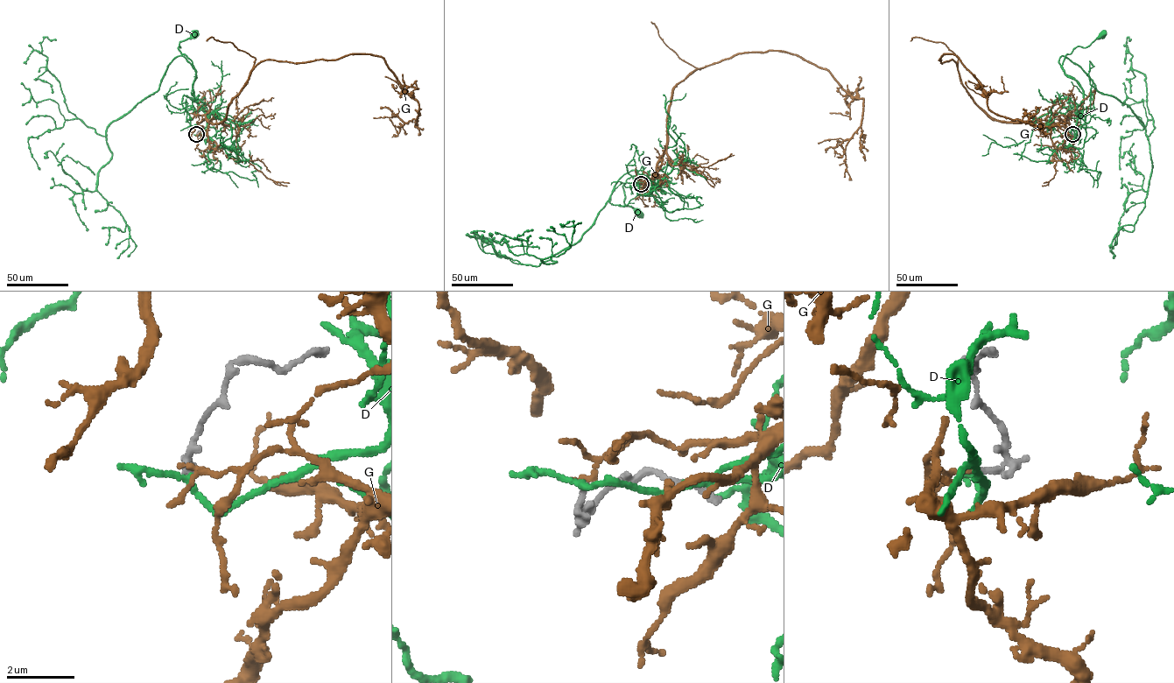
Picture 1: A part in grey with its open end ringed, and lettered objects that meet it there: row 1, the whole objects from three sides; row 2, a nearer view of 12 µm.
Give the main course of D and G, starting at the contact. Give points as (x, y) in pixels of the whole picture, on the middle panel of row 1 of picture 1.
D: (641, 182), (648, 182), (651, 187), (649, 193), (638, 193), (638, 173), (622, 186), (624, 203), (638, 214)
G: (641, 182), (664, 151), (672, 88), (694, 70), (768, 51), (825, 68), (863, 99), (845, 151), (852, 180)

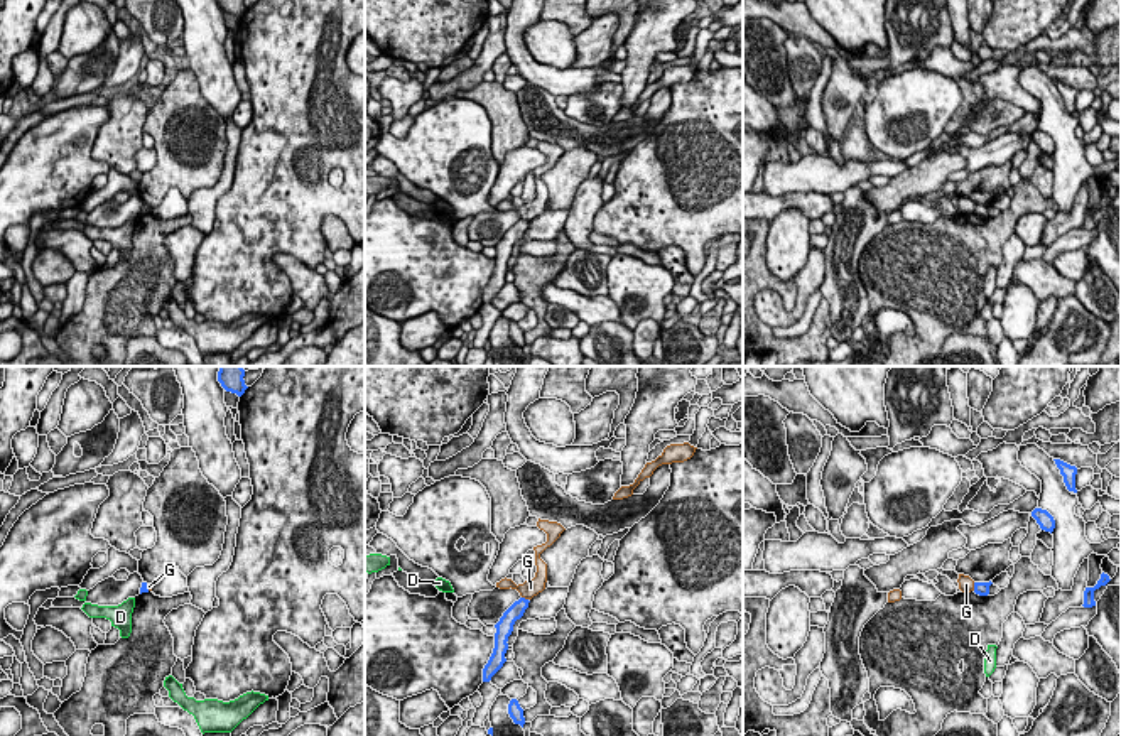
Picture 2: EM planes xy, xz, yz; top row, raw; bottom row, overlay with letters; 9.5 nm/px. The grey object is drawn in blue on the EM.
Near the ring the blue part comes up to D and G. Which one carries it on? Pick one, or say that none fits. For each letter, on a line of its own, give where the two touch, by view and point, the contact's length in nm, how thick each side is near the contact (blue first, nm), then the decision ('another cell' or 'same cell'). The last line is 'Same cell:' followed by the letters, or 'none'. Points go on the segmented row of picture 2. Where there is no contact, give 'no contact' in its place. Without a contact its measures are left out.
D: no contact; another cell
G: meets blue in yz at (974, 586); contact 80 nm long; 130 nm thick on the blue side, 160 nm on the other; another cell
Same cell: none

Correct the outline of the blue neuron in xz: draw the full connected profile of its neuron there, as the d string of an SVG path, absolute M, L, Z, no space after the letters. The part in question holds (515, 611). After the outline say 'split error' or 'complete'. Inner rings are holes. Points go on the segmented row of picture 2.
M520 598L515 601L500 618L500 621L495 625L495 648L488 660L488 663L483 668L483 682L490 682L491 677L503 667L506 662L505 653L508 650L508 636L513 631L513 625L517 620L520 620L528 608L528 599Z; complete

